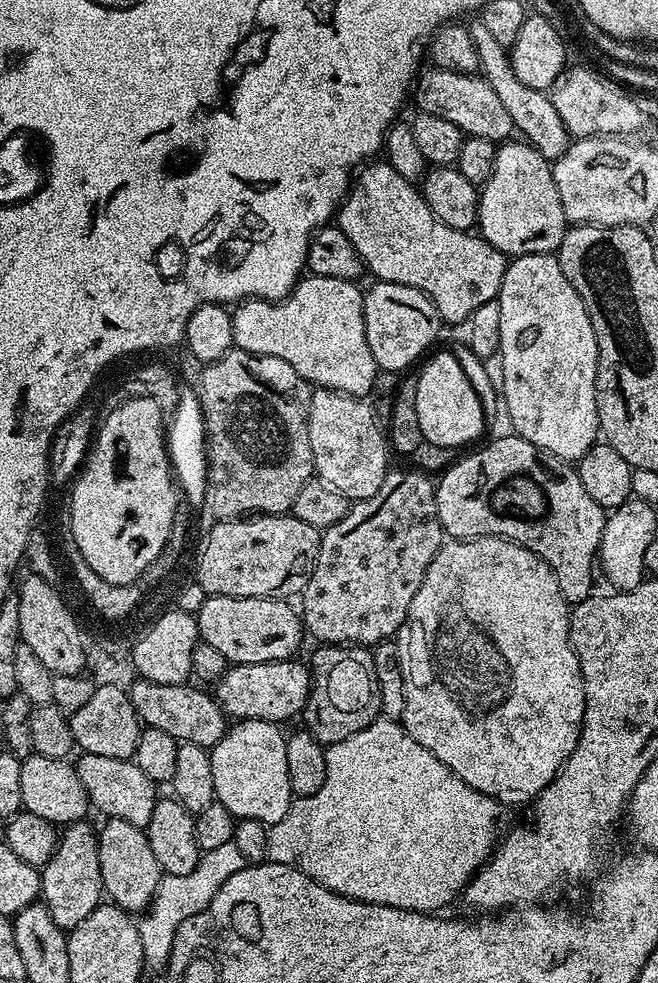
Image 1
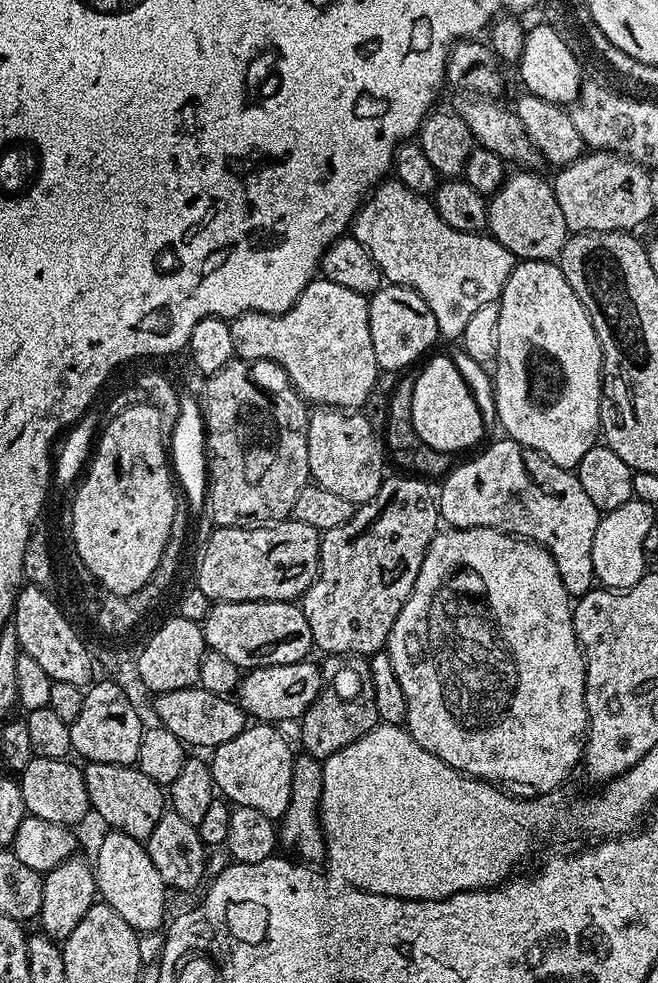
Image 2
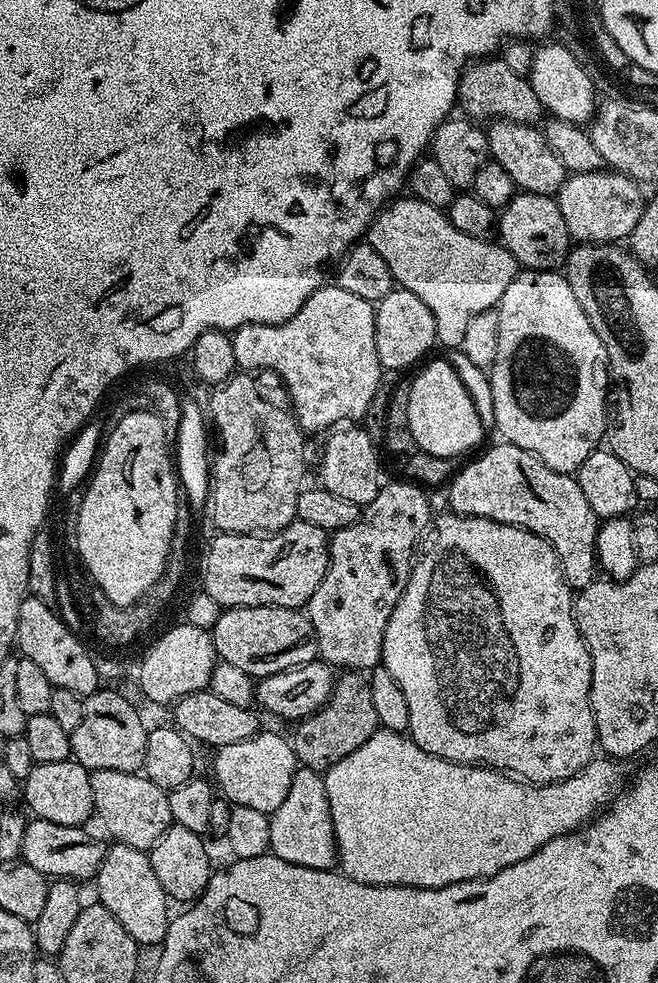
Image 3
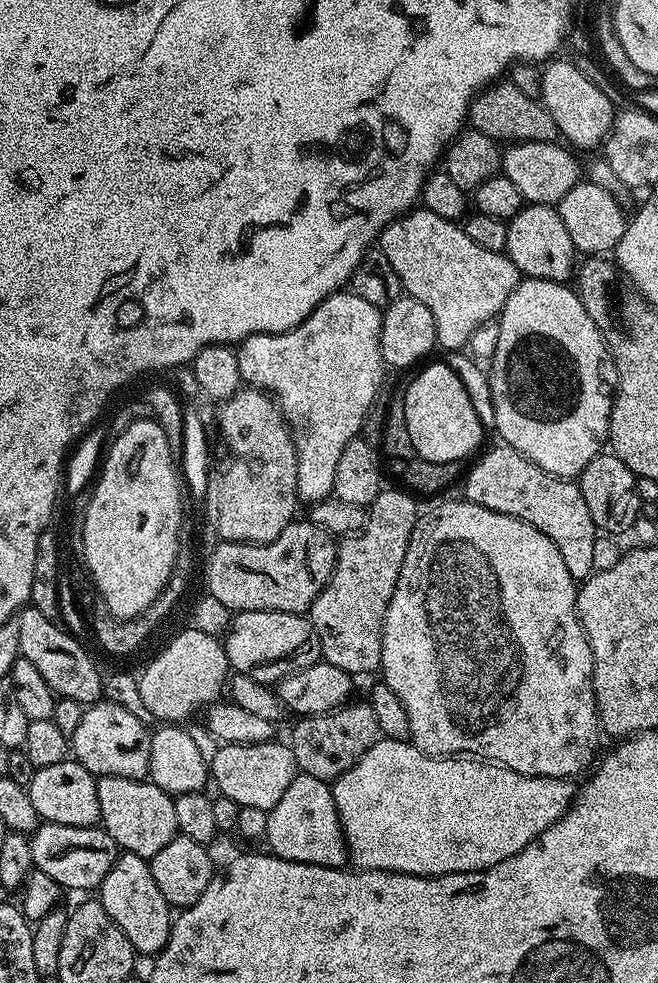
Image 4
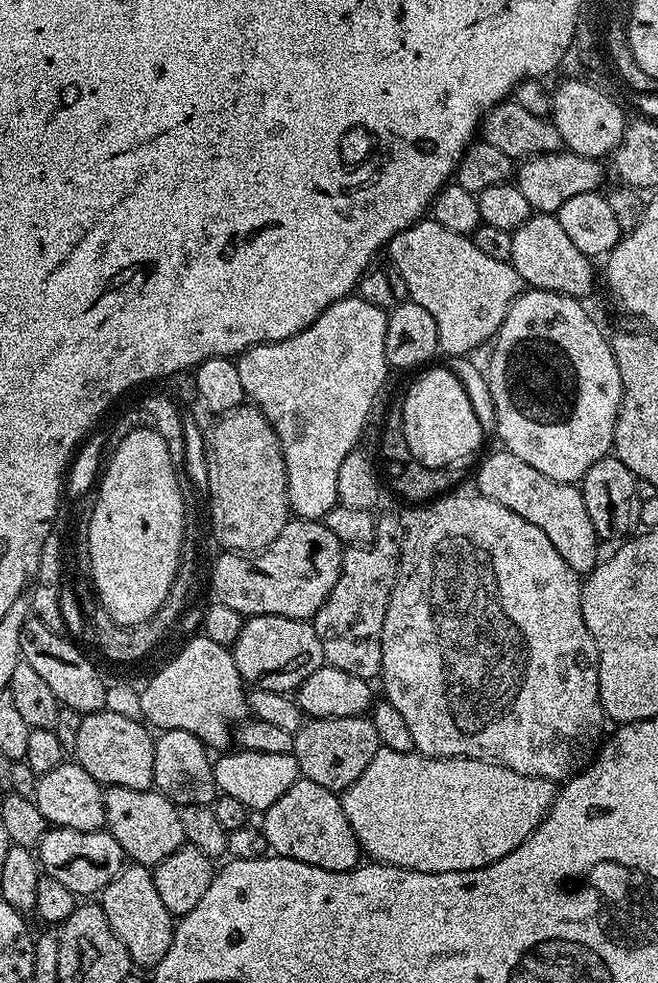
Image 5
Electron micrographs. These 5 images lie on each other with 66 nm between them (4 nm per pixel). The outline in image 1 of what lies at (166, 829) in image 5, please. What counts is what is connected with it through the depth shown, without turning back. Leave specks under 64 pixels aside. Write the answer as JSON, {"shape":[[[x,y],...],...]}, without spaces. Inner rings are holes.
{"shape":[[[85,752],[77,755],[74,763],[78,778],[82,778],[82,786],[86,786],[89,805],[101,812],[101,817],[130,822],[134,826],[147,829],[150,814],[154,814],[154,806],[158,799],[157,785],[132,760],[118,758],[102,758],[102,754]]]}

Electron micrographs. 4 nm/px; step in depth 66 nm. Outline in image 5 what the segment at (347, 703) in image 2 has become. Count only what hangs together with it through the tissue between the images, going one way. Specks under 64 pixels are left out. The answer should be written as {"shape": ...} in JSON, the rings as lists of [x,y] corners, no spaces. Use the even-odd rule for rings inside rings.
{"shape":[[[367,715],[321,720],[308,718],[293,735],[291,753],[298,762],[303,779],[318,782],[318,786],[342,794],[362,778],[362,770],[370,766],[370,758],[374,758],[381,747],[378,730],[374,730],[374,722]]]}

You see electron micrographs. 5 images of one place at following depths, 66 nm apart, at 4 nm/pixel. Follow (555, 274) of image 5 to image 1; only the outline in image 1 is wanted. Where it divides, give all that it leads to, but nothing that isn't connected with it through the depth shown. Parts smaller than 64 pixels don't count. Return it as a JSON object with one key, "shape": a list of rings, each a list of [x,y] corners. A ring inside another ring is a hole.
{"shape":[[[504,142],[497,147],[494,170],[488,181],[479,189],[479,235],[483,236],[487,244],[494,246],[509,258],[539,252],[555,253],[564,237],[566,221],[562,210],[562,198],[558,198],[558,186],[554,186],[552,164],[531,144],[527,142],[512,143]]]}

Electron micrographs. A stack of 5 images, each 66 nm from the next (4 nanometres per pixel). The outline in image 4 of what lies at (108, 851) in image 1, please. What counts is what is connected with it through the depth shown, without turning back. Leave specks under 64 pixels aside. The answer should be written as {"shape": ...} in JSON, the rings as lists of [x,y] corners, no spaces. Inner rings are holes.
{"shape":[[[120,852],[110,874],[106,874],[106,878],[100,883],[98,899],[106,914],[110,914],[110,918],[118,926],[120,936],[131,947],[133,944],[140,952],[159,954],[166,946],[172,933],[174,912],[166,902],[166,898],[162,898],[162,890],[158,890],[158,882],[154,882],[149,861],[138,854]]]}

